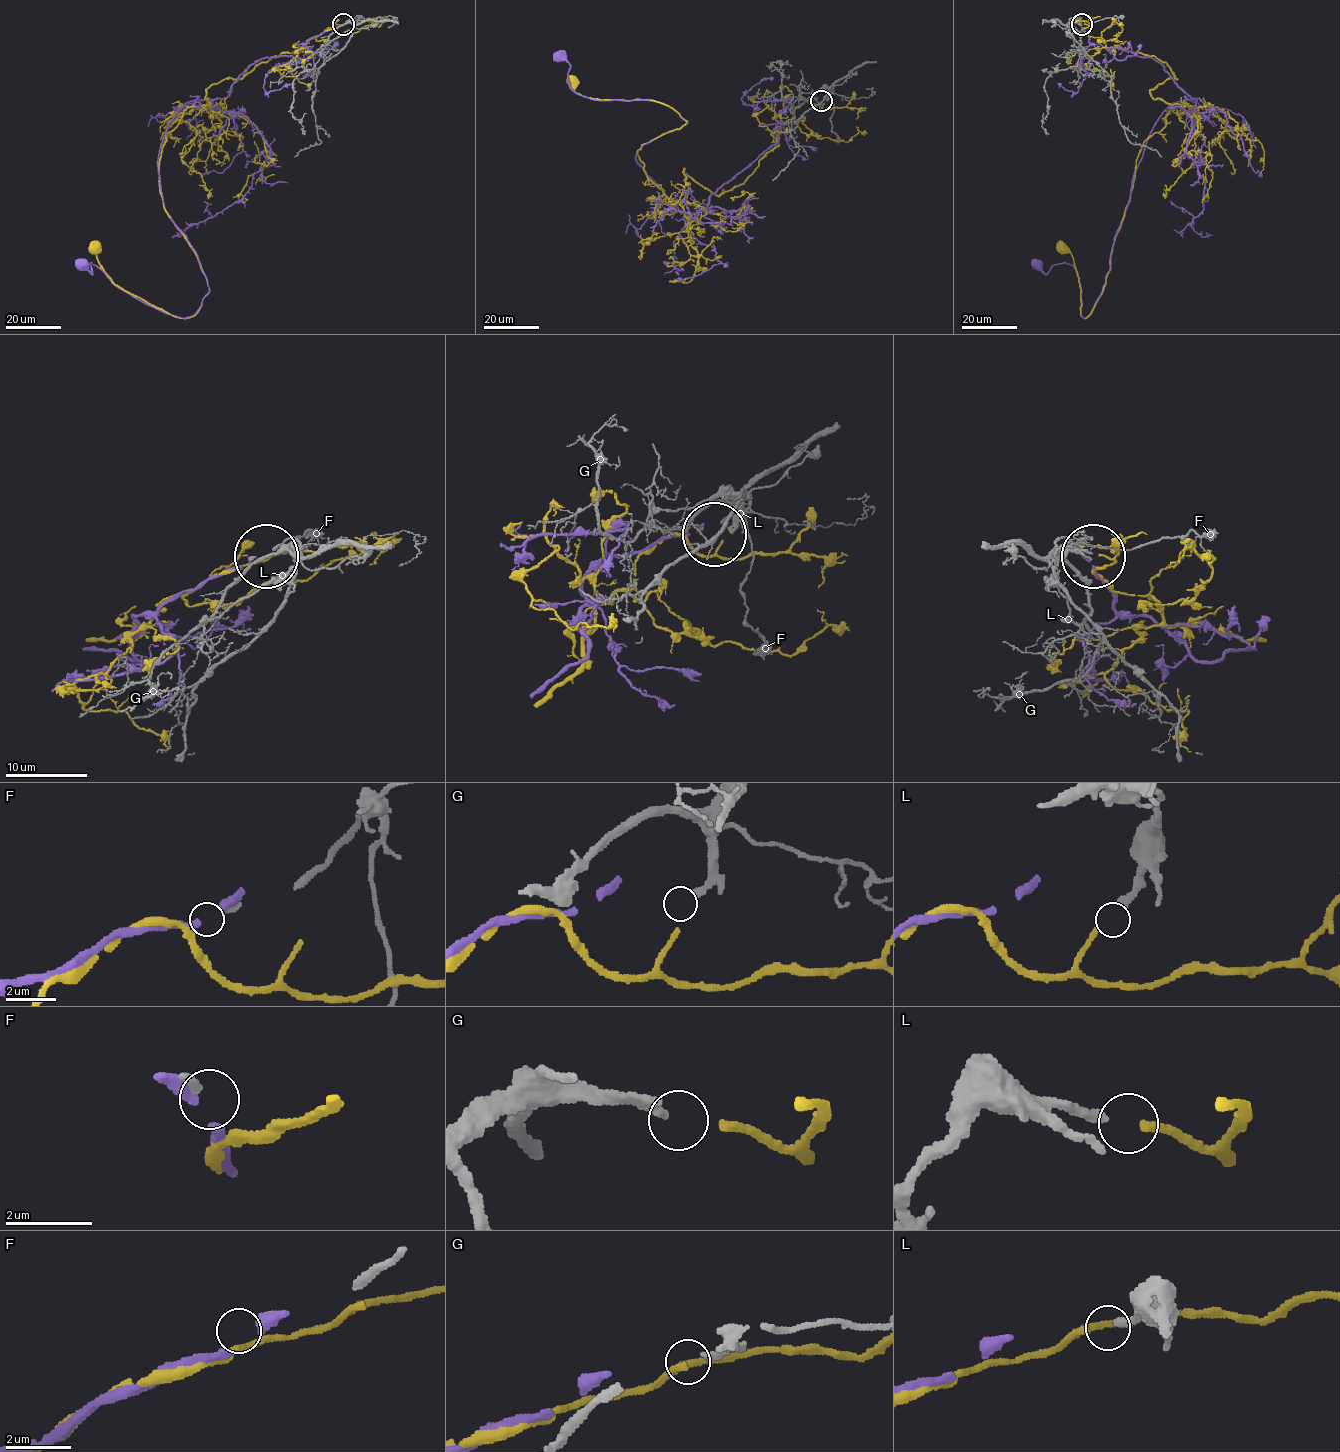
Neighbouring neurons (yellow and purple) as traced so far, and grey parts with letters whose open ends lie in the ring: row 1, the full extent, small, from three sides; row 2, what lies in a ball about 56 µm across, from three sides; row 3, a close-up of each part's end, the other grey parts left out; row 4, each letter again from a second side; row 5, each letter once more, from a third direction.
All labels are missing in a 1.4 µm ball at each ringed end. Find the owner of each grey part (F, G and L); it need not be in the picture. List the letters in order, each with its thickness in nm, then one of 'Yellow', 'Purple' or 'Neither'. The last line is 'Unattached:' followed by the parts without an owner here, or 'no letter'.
F: Thickness 240 nm. Neither
G: Thickness 220 nm. Neither
L: Thickness 280 nm. Neither
Unattached: F, G, L

